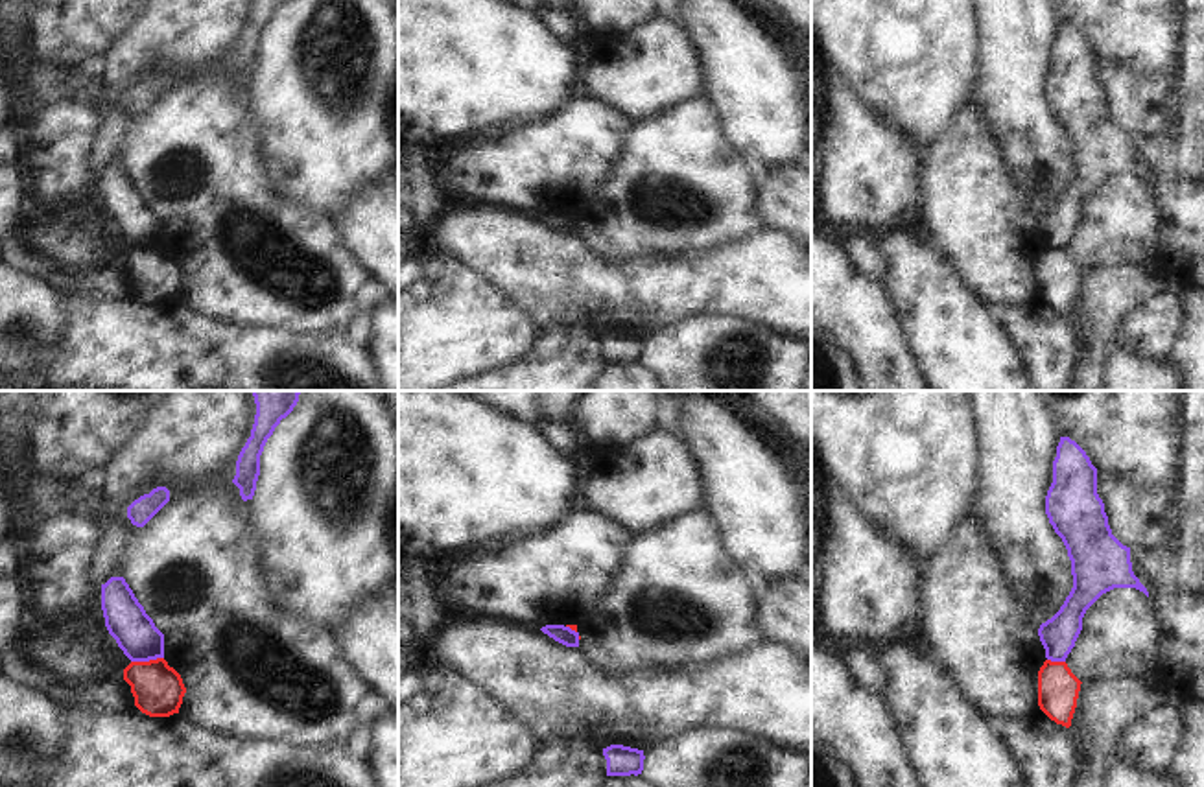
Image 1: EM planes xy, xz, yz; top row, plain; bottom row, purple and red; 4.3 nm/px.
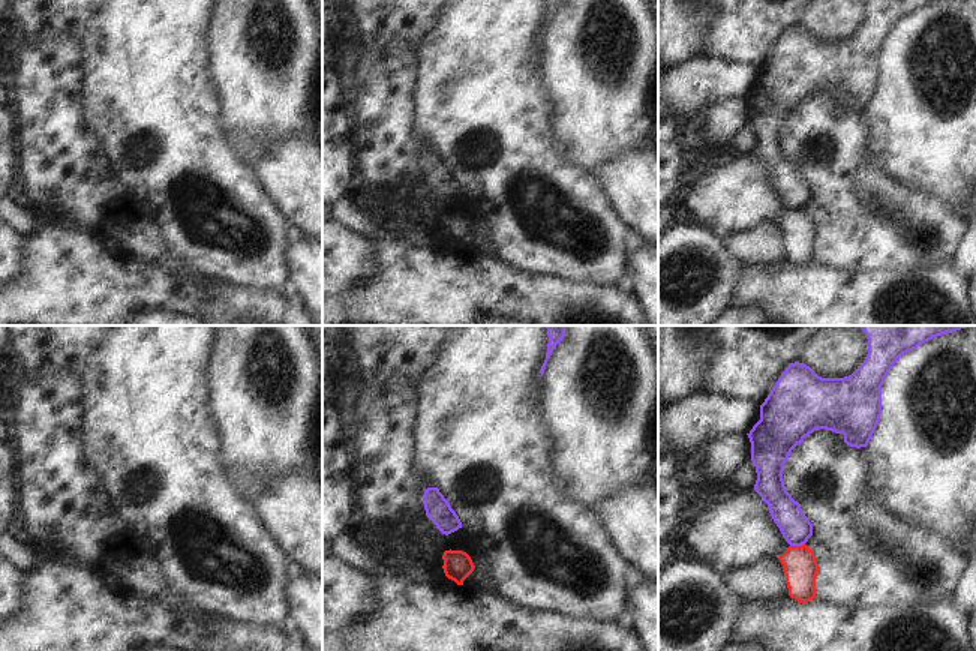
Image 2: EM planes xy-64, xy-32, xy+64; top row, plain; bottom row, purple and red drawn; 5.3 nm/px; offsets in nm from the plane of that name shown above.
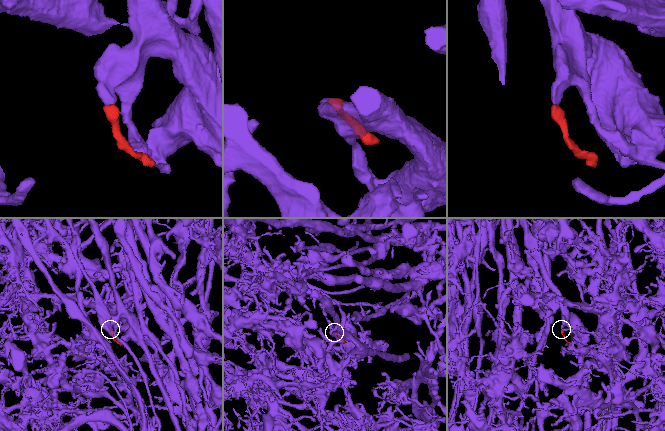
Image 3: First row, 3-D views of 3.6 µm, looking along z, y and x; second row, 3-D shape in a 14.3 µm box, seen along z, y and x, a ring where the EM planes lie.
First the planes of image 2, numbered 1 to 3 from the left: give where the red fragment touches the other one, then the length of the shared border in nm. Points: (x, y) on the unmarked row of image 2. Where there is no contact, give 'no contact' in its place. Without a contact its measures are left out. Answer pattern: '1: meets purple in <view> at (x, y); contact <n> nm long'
1: no contact
2: no contact
3: meets purple in xy+64 at (796, 209); contact 80 nm long

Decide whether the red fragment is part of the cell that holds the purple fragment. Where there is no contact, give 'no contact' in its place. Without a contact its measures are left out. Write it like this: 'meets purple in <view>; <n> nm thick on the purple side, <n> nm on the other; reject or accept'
meets purple in xy; 190 nm thick on the purple side, 220 nm on the other; reject

